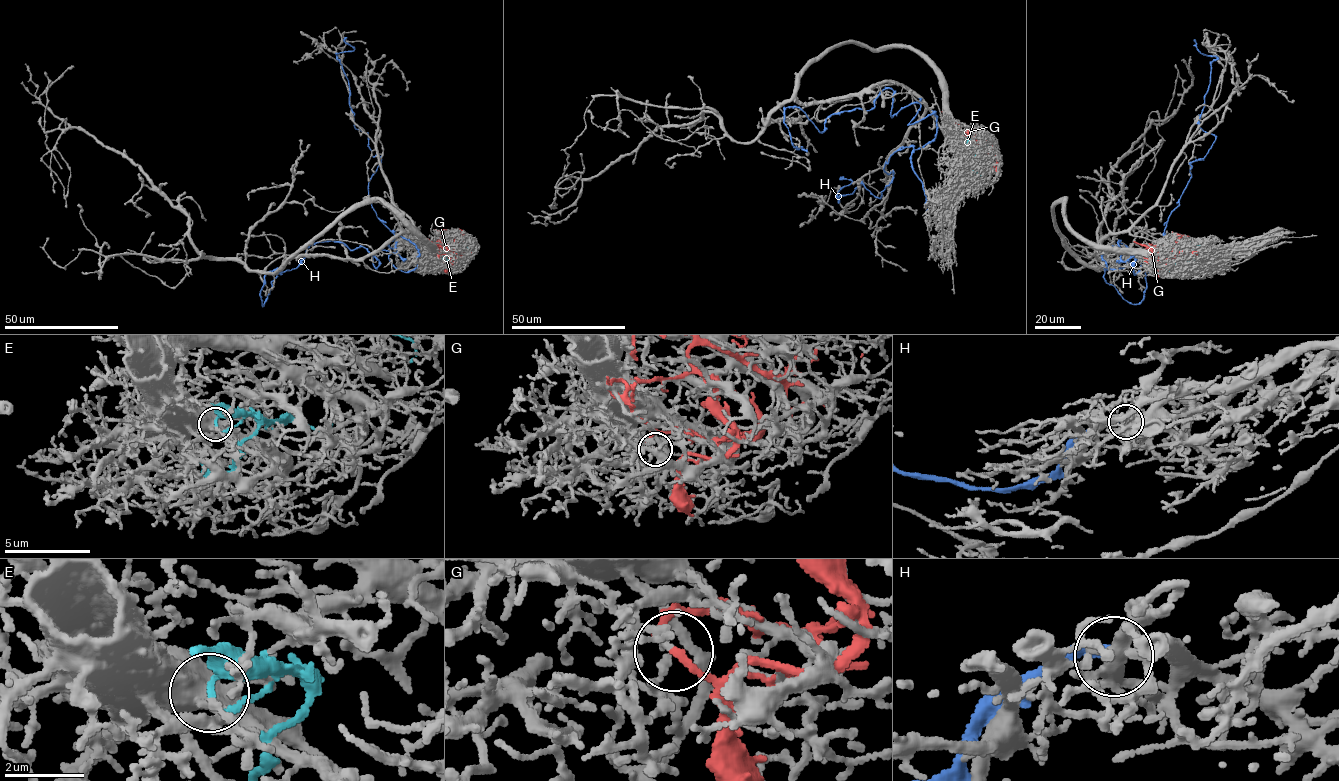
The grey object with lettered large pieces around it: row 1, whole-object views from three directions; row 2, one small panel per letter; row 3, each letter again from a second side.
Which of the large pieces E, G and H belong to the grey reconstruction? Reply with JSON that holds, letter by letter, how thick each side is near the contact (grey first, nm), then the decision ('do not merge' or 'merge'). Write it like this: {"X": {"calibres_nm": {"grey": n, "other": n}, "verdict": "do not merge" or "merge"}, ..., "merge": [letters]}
{"E": {"calibres_nm": {"grey": 190, "other": 320}, "verdict": "do not merge"}, "G": {"calibres_nm": {"grey": 200, "other": 120}, "verdict": "do not merge"}, "H": {"calibres_nm": {"grey": 320, "other": 360}, "verdict": "do not merge"}, "merge": []}

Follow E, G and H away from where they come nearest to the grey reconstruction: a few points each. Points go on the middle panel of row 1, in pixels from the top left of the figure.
E: (963, 134), (974, 148), (978, 173), (987, 162), (988, 145), (990, 146)
G: (963, 132), (973, 129), (966, 132), (976, 135), (985, 148), (995, 154), (997, 172)
H: (926, 211), (911, 156), (935, 113), (891, 117), (889, 88), (821, 132), (784, 108), (807, 151)

